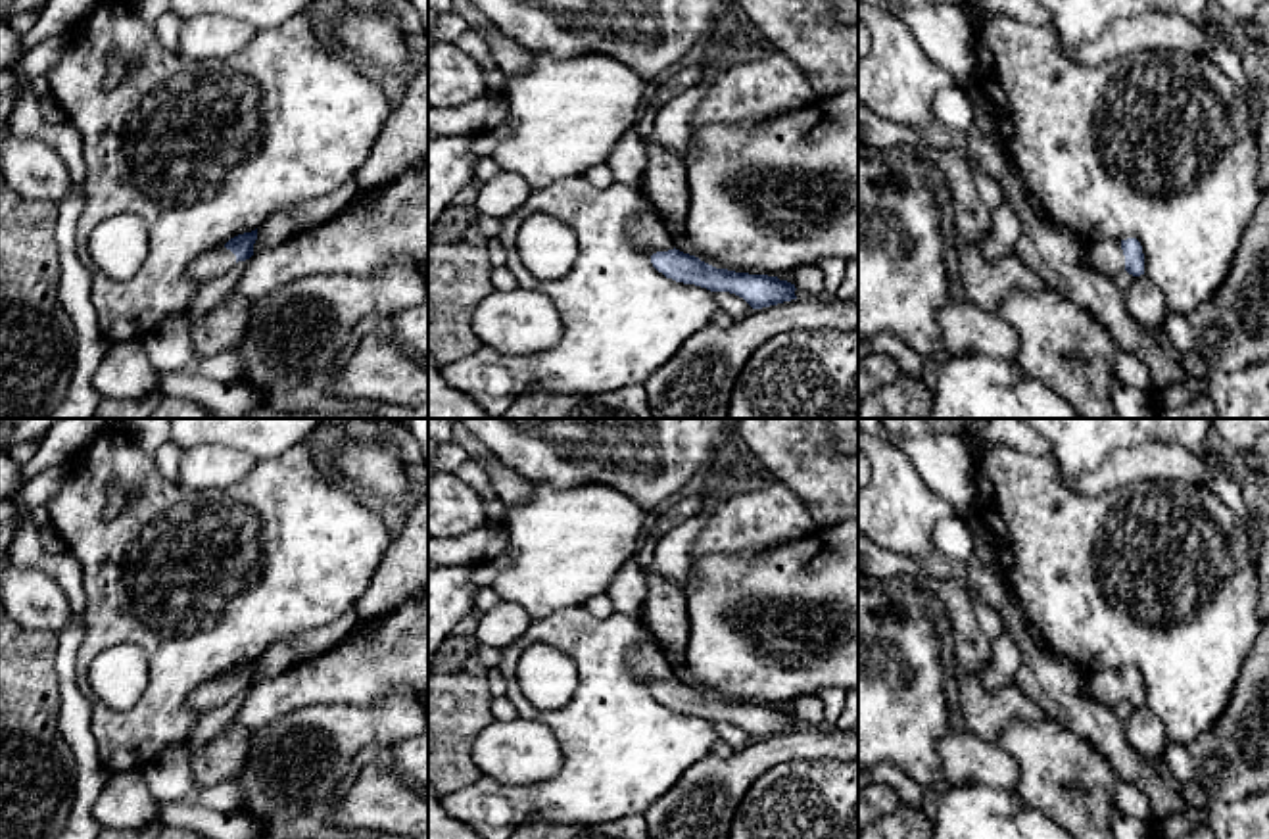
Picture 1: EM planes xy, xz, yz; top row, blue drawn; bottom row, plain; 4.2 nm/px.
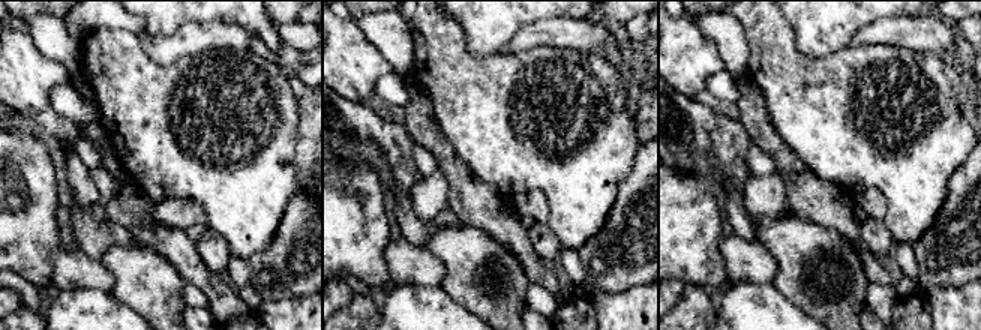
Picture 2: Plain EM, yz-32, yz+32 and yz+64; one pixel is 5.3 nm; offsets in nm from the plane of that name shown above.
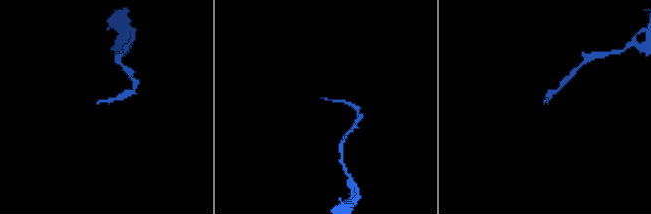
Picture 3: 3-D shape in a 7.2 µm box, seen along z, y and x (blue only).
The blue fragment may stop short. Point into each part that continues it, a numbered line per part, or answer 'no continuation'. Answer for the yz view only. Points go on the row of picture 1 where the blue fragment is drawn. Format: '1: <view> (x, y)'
1: yz (1106, 256)

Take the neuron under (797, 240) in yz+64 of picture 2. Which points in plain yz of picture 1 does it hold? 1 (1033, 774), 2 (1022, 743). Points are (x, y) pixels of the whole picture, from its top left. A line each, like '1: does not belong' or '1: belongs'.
1: belongs
2: belongs

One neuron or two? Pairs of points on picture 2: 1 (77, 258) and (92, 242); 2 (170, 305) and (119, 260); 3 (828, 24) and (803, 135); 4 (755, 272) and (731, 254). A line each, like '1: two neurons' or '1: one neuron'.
1: two neurons
2: one neuron
3: two neurons
4: one neuron

